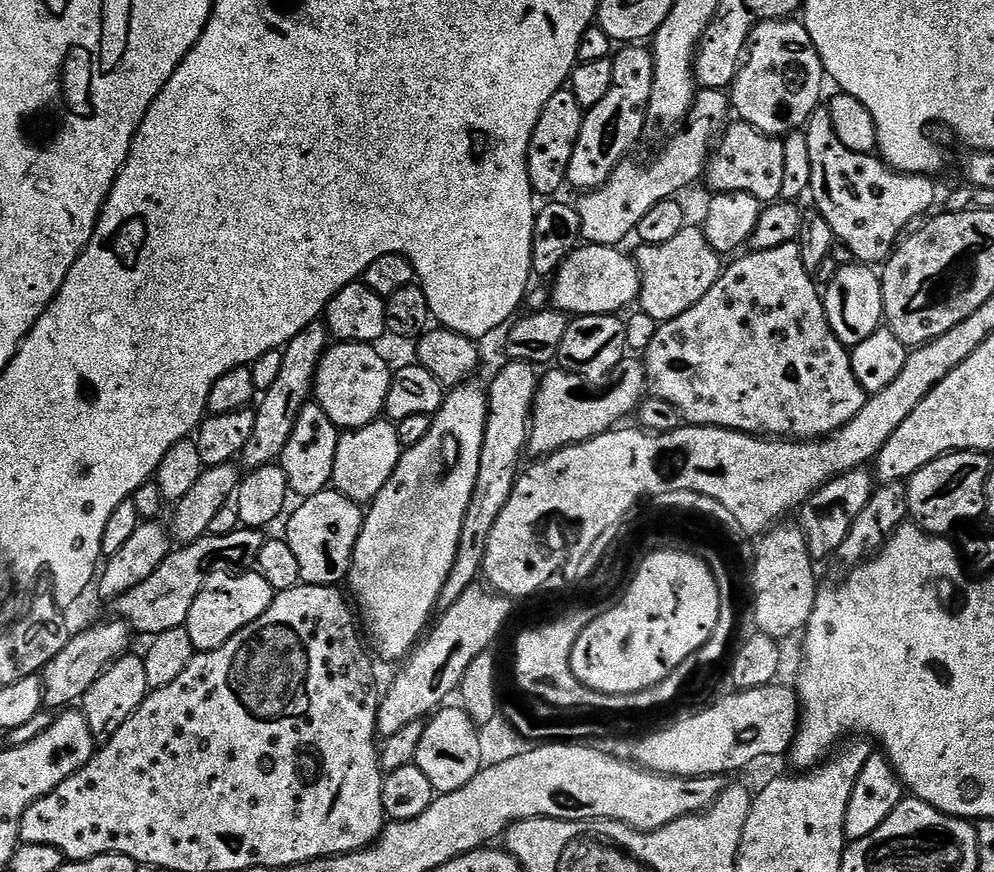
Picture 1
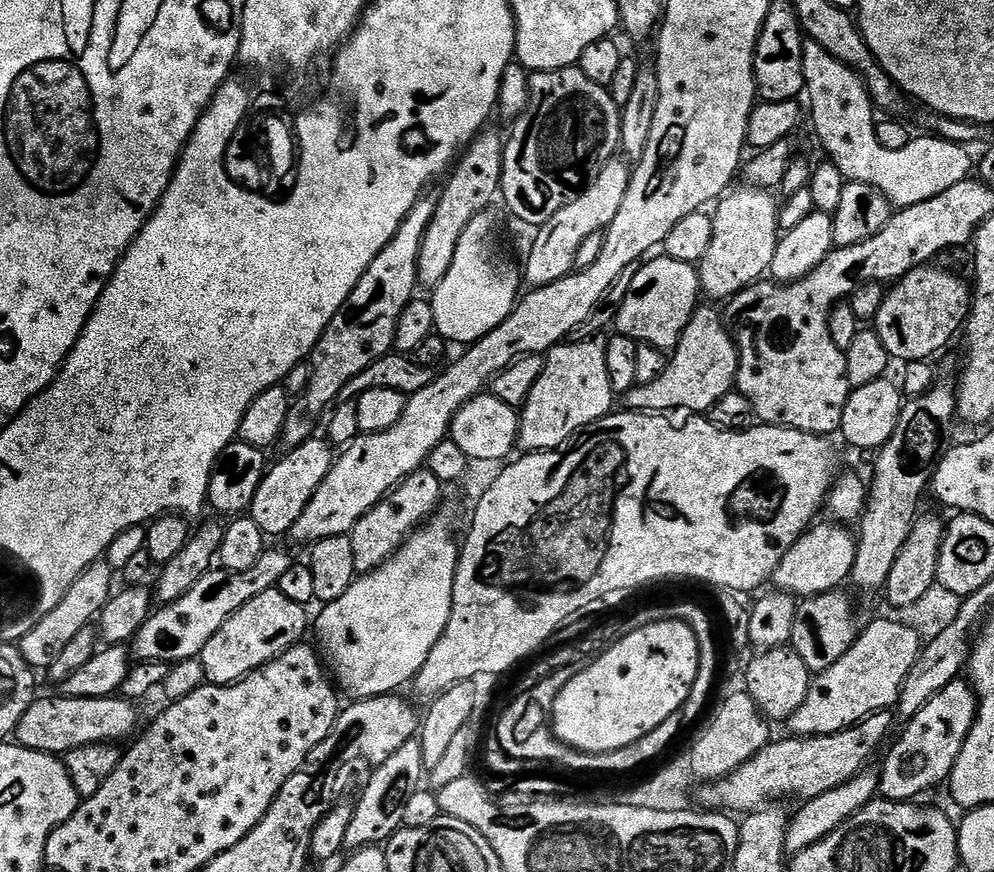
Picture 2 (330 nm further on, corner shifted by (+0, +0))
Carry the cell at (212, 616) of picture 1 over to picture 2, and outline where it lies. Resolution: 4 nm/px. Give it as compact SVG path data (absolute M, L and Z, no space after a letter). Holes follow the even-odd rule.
M279 587L266 590L266 594L258 594L242 610L238 610L230 618L226 618L226 626L206 642L200 651L199 659L204 667L204 679L209 684L237 684L252 672L257 672L263 664L278 658L295 644L301 643L310 632L309 609L298 602L290 602Z

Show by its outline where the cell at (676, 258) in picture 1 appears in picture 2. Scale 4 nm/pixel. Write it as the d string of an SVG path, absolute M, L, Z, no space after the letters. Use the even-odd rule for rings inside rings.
M740 186L729 191L715 205L714 242L706 258L698 265L700 287L705 297L727 302L744 288L749 288L769 275L776 247L782 235L779 216L781 205L771 191ZM737 191L737 192L736 192Z

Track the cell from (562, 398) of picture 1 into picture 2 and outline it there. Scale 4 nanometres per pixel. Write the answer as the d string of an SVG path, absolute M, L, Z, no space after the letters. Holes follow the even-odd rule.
M701 307L680 336L664 372L654 382L637 384L626 394L627 407L634 412L673 414L685 408L688 414L708 414L736 386L740 352L726 323L712 308Z

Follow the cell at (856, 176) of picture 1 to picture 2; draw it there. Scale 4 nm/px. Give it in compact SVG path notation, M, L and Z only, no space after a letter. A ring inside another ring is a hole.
M810 39L804 41L804 87L806 96L812 99L812 124L816 127L816 136L828 151L827 159L830 163L842 170L845 181L866 182L882 190L882 194L886 194L886 198L897 209L918 206L918 202L926 202L926 198L934 198L934 194L942 194L942 190L950 190L950 186L958 186L958 182L973 175L974 156L972 160L968 153L971 151L963 144L942 140L938 136L917 135L906 146L902 146L902 150L886 150L886 146L878 142L878 116L875 116L877 113L874 111L872 97L868 95L868 88L864 85L863 75L834 58L834 54Z

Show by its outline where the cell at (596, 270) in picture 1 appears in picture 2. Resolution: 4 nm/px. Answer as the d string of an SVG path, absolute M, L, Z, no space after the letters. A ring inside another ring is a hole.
M663 254L657 256L657 260L649 259L633 271L630 290L616 314L614 324L621 336L629 336L631 340L655 348L672 350L701 307L700 273L697 265L678 262Z

